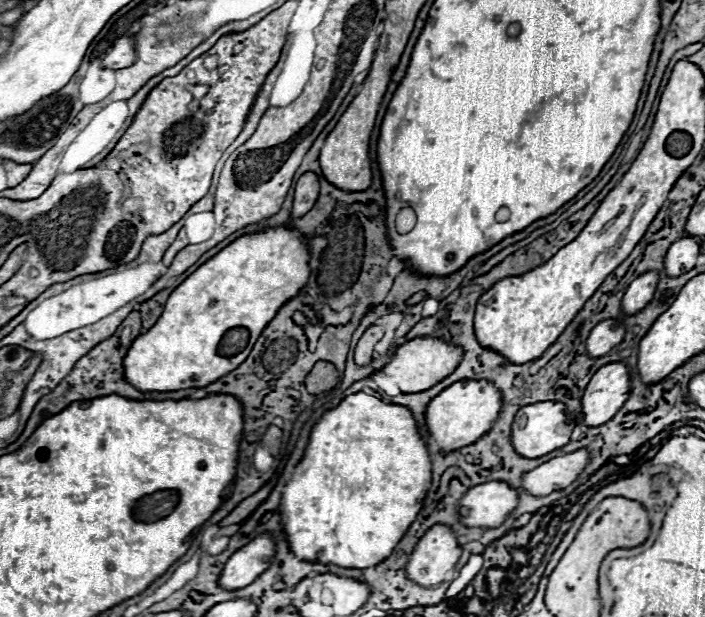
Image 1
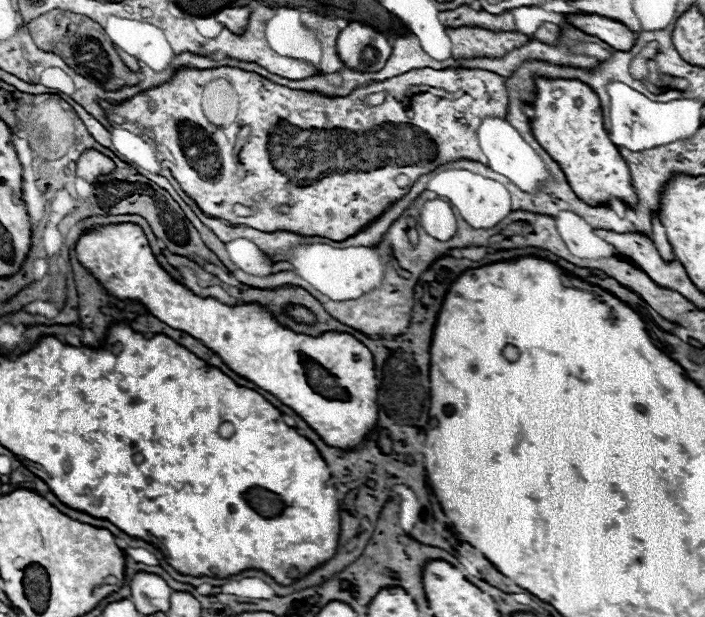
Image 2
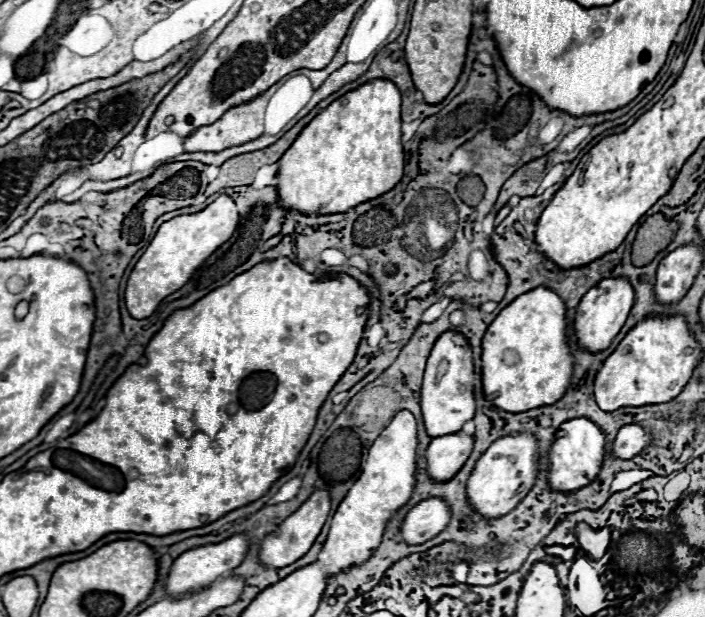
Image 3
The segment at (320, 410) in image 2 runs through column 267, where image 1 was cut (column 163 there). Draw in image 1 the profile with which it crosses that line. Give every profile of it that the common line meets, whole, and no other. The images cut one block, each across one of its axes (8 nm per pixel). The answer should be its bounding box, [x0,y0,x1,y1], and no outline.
[124,224,310,392]

